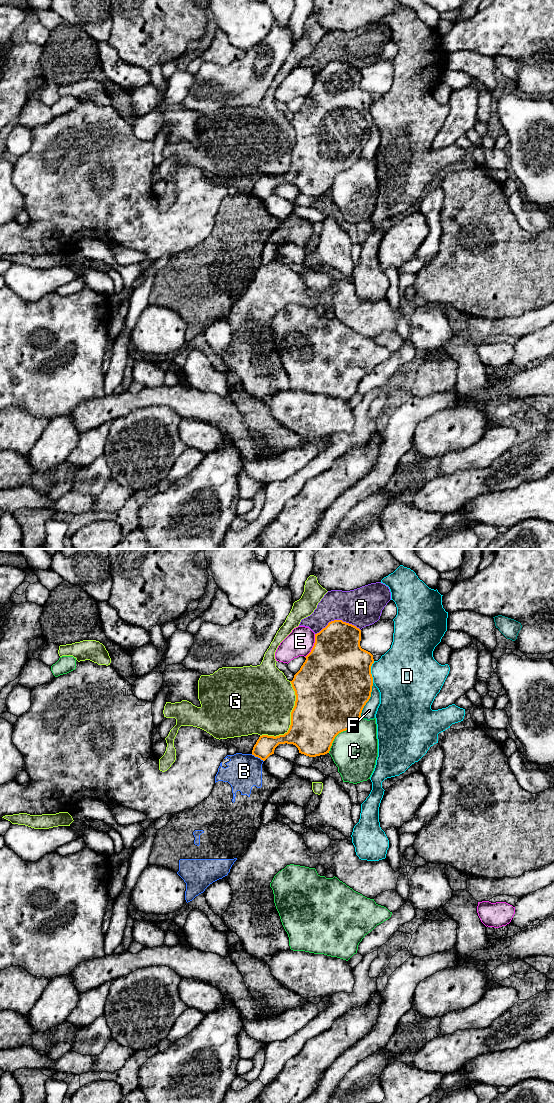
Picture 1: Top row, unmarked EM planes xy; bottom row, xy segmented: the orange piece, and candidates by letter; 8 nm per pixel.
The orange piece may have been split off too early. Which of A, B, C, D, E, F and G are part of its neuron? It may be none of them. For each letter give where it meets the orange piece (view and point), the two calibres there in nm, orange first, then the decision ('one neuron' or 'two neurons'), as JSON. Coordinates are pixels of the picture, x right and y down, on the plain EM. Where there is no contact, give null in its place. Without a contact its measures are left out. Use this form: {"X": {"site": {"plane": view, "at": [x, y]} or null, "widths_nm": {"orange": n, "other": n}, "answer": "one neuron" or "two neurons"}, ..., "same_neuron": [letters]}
{"A": {"site": {"plane": "xy", "at": [337, 60]}, "widths_nm": {"orange": 380, "other": 320}, "answer": "two neurons"}, "B": {"site": {"plane": "xy", "at": [257, 196]}, "widths_nm": {"orange": 160, "other": 280}, "answer": "two neurons"}, "C": {"site": {"plane": "xy", "at": [340, 172]}, "widths_nm": {"orange": 500, "other": 360}, "answer": "two neurons"}, "D": {"site": {"plane": "xy", "at": [370, 112]}, "widths_nm": {"orange": 500, "other": 440}, "answer": "two neurons"}, "E": {"site": {"plane": "xy", "at": [313, 86]}, "widths_nm": {"orange": 480, "other": 220}, "answer": "two neurons"}, "F": {"site": {"plane": "xy", "at": [368, 140]}, "widths_nm": {"orange": 500, "other": 110}, "answer": "two neurons"}, "G": {"site": {"plane": "xy", "at": [291, 160]}, "widths_nm": {"orange": 440, "other": 440}, "answer": "two neurons"}, "same_neuron": []}

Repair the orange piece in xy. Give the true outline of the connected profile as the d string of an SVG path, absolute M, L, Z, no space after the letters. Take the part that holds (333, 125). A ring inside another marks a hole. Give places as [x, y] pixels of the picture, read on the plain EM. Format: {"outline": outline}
{"outline": "M334 60L315 74L315 83L300 110L291 122L296 141L291 152L287 173L279 176L262 175L253 187L252 195L265 201L279 184L293 184L299 193L316 197L329 193L335 177L348 170L361 157L373 126L371 106L373 95L360 86L361 70Z"}

